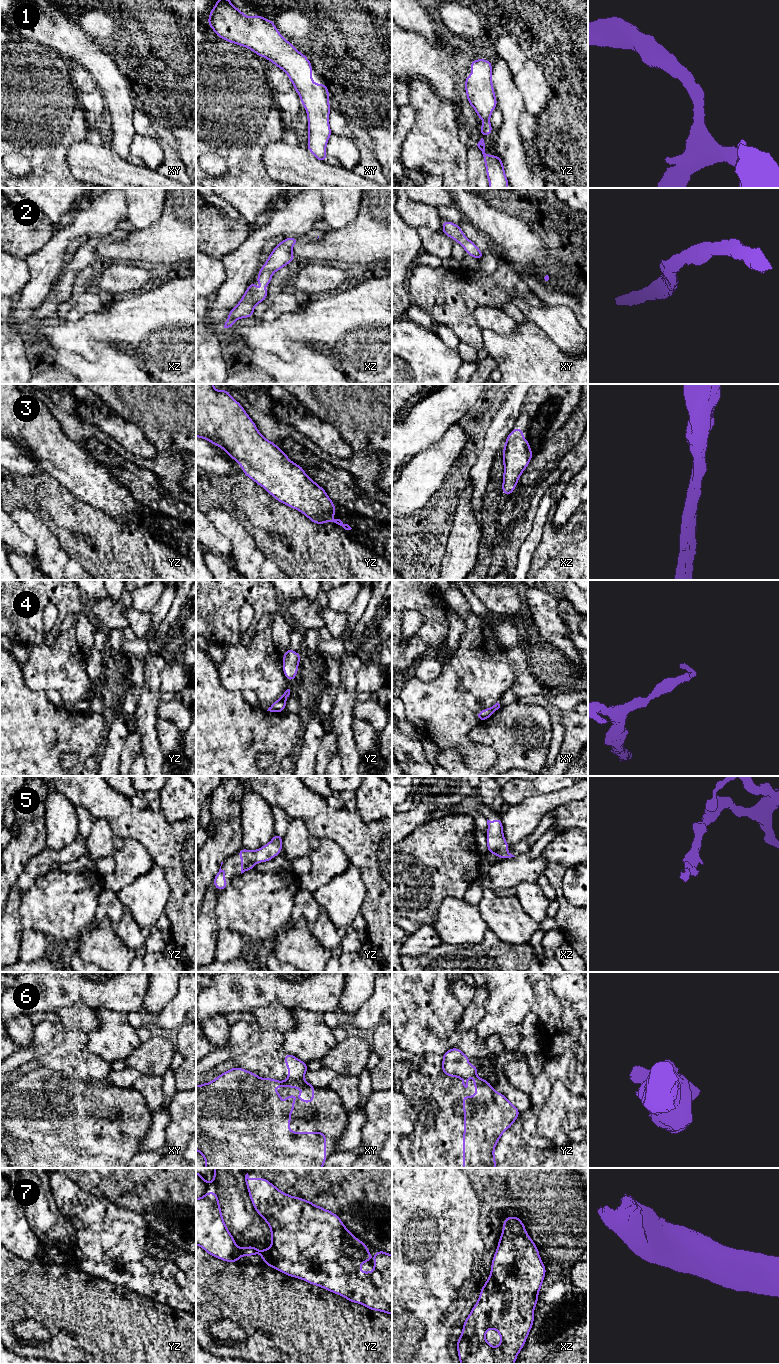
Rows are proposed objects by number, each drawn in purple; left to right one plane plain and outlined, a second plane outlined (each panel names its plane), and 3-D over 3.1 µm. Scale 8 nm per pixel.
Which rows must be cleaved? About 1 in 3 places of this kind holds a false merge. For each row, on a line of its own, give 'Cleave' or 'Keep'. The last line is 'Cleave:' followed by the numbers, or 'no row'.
1: Keep
2: Keep
3: Keep
4: Keep
5: Keep
6: Cleave
7: Keep
Cleave: 6

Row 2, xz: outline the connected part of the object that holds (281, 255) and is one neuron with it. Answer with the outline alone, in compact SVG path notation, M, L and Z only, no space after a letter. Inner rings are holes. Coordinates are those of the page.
M289 237L280 242L267 258L267 262L259 269L257 281L267 287L273 273L283 268L296 257L292 254L292 247L298 243L297 238Z

